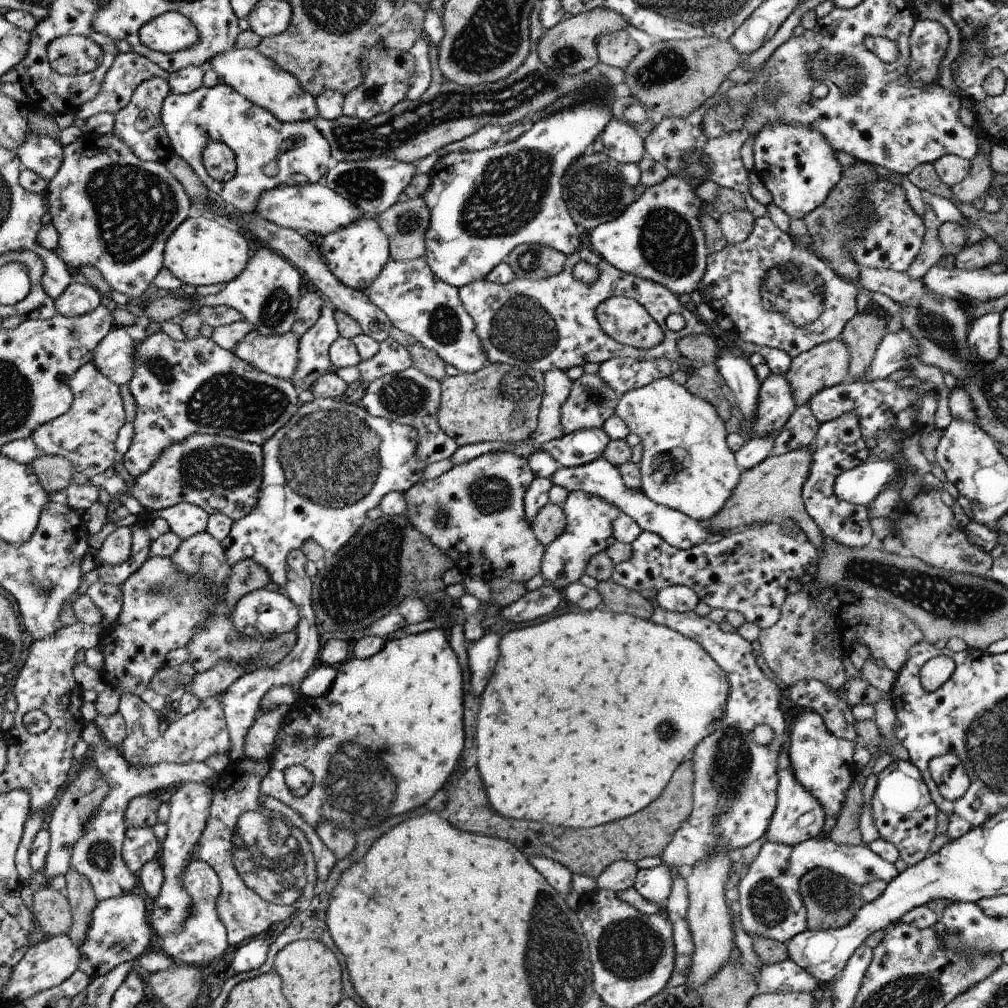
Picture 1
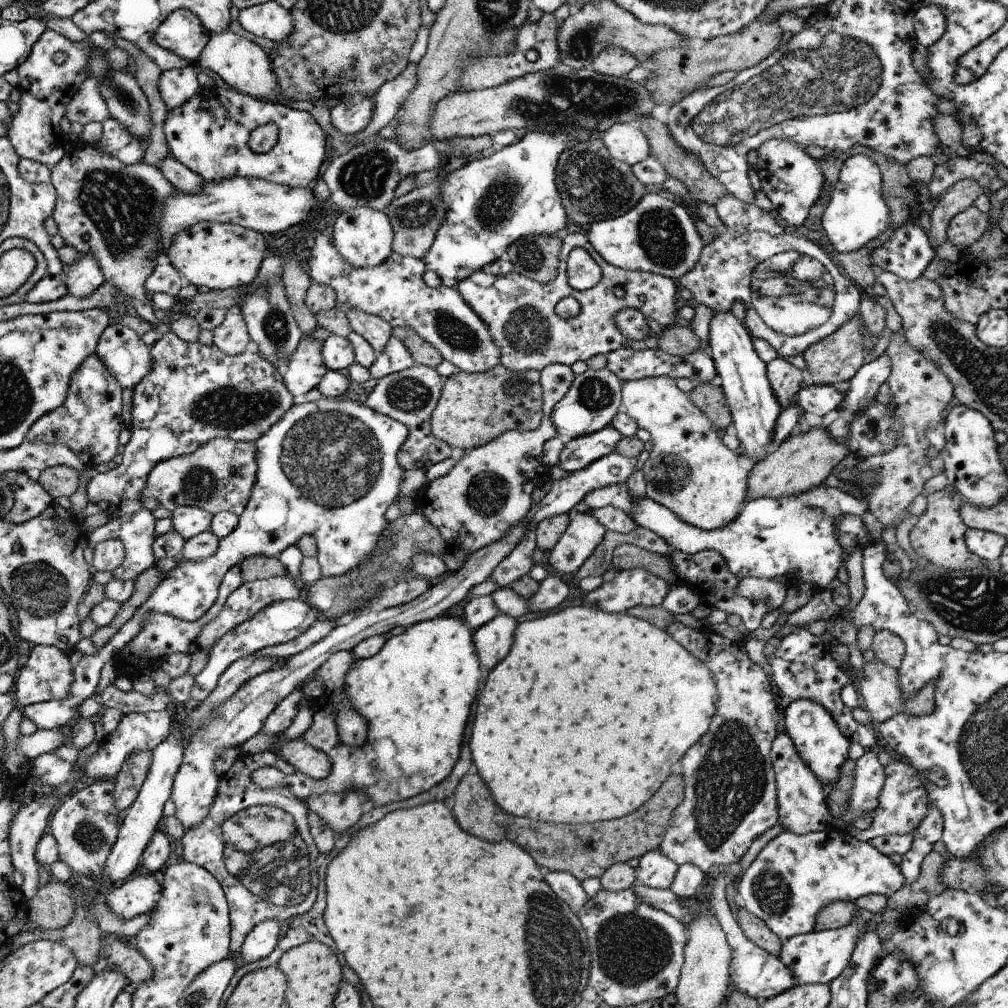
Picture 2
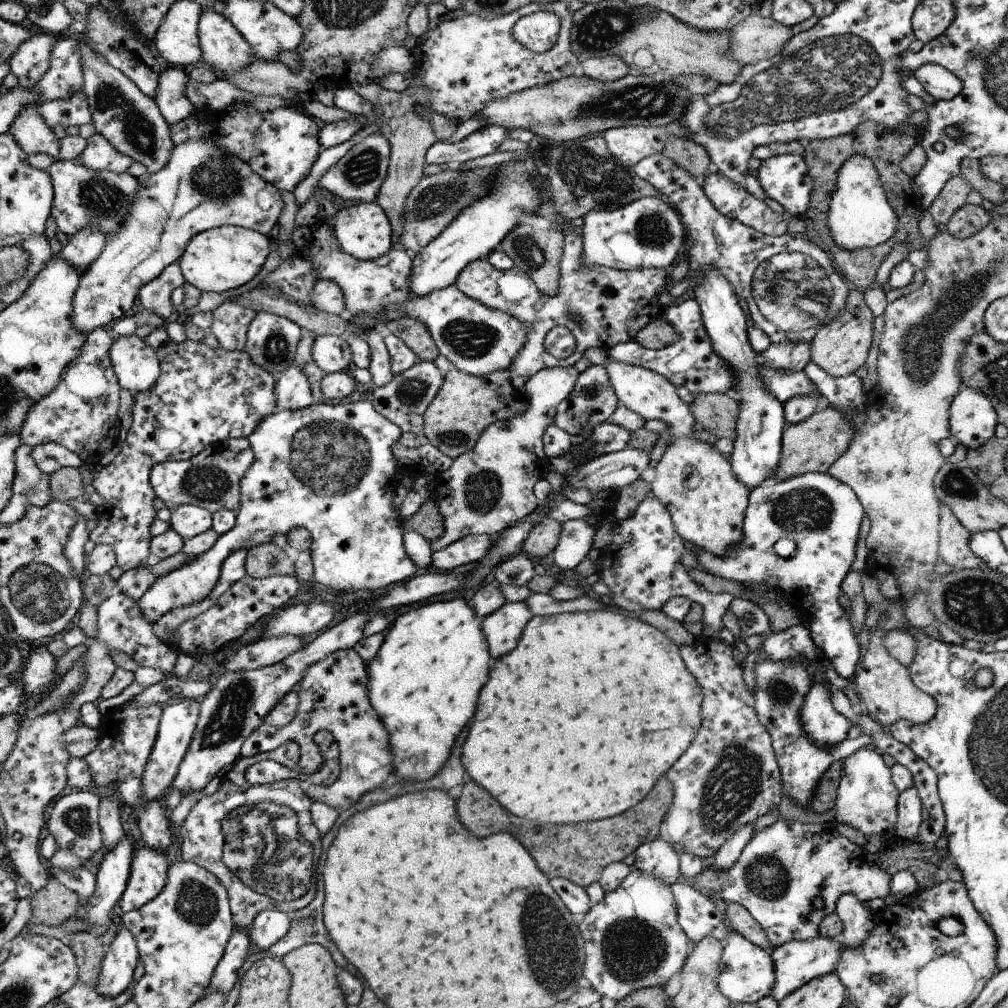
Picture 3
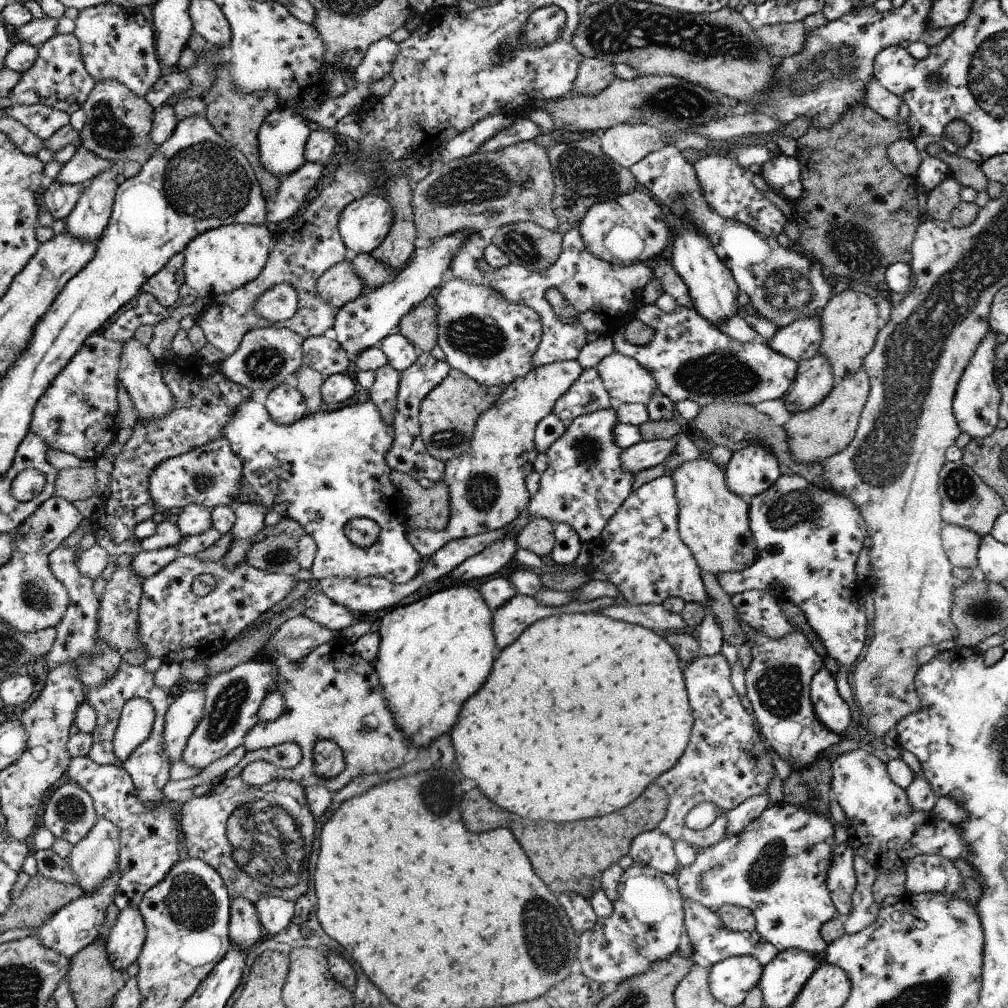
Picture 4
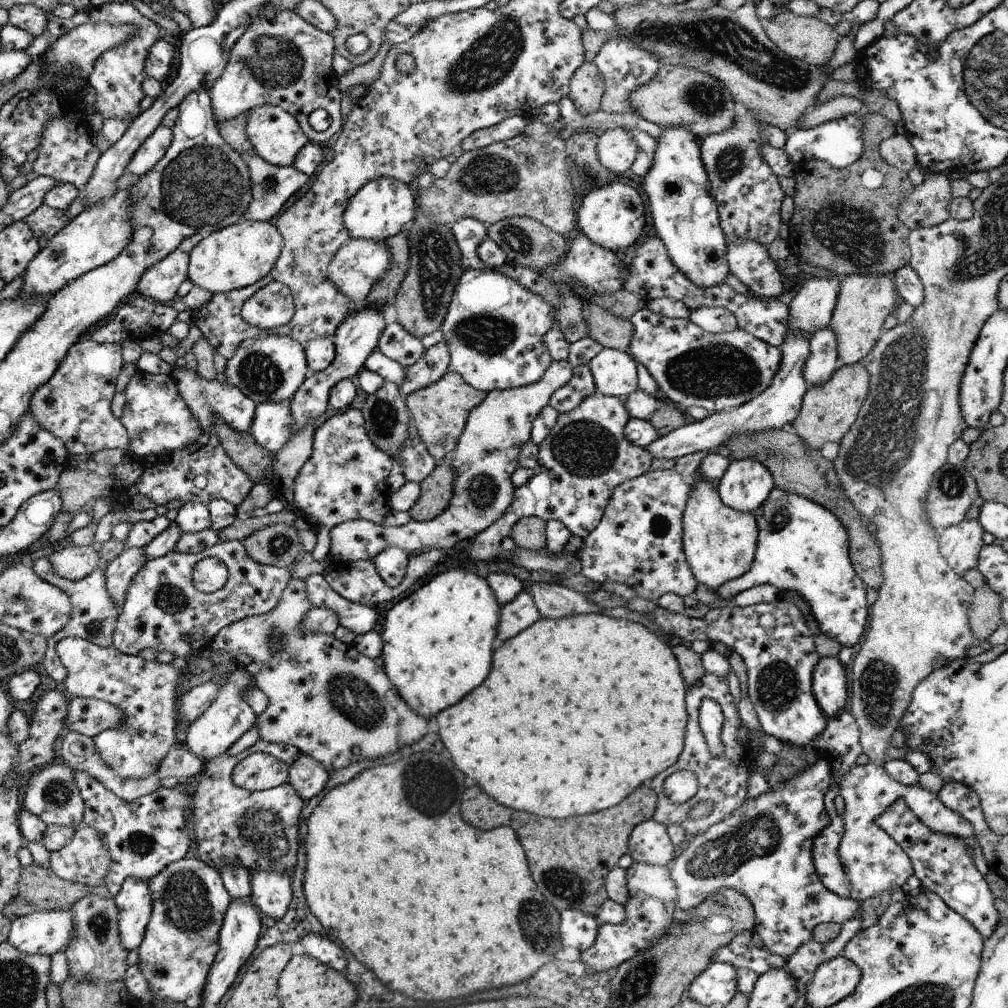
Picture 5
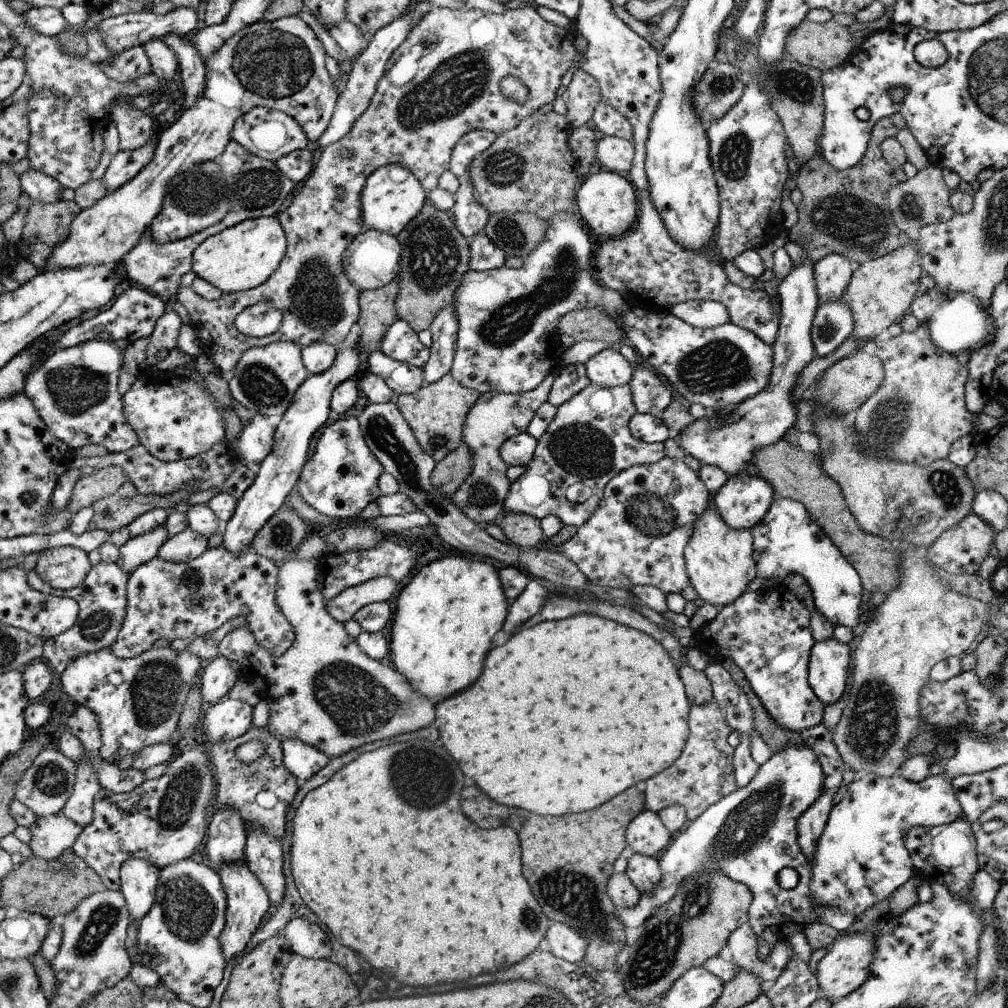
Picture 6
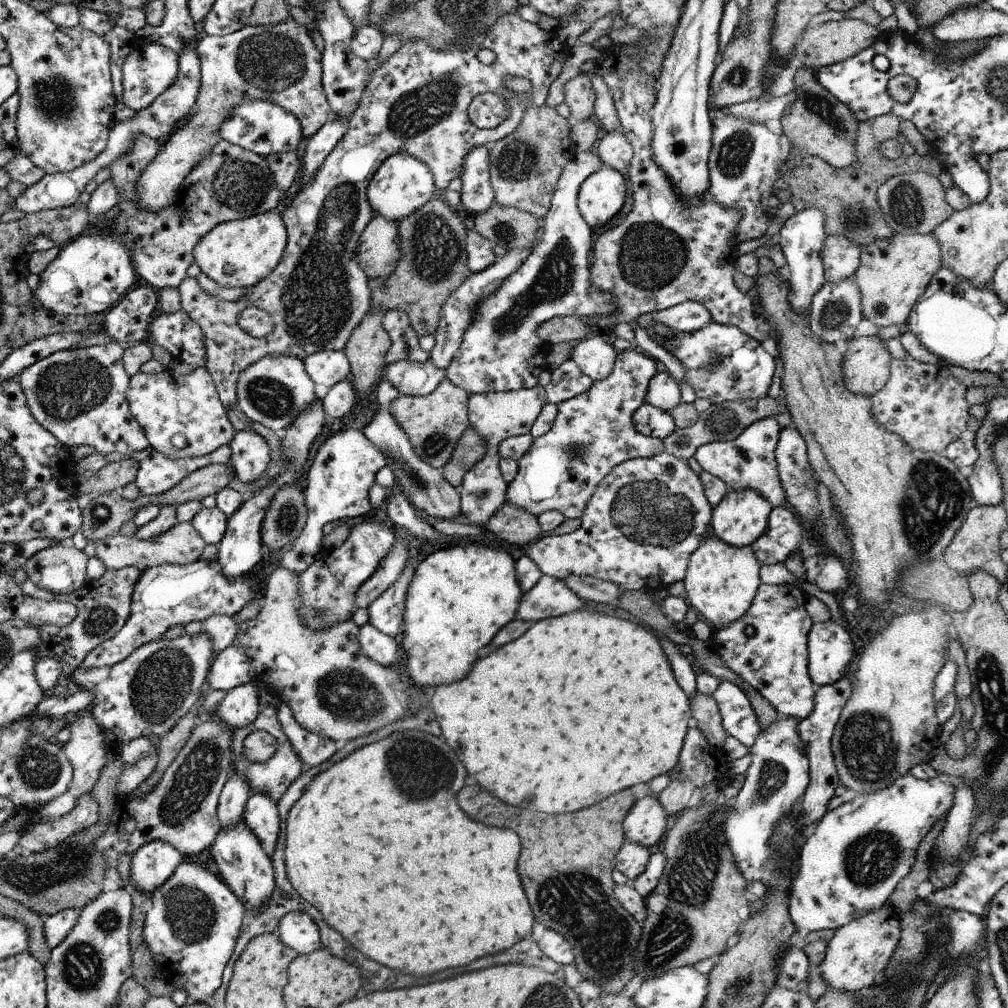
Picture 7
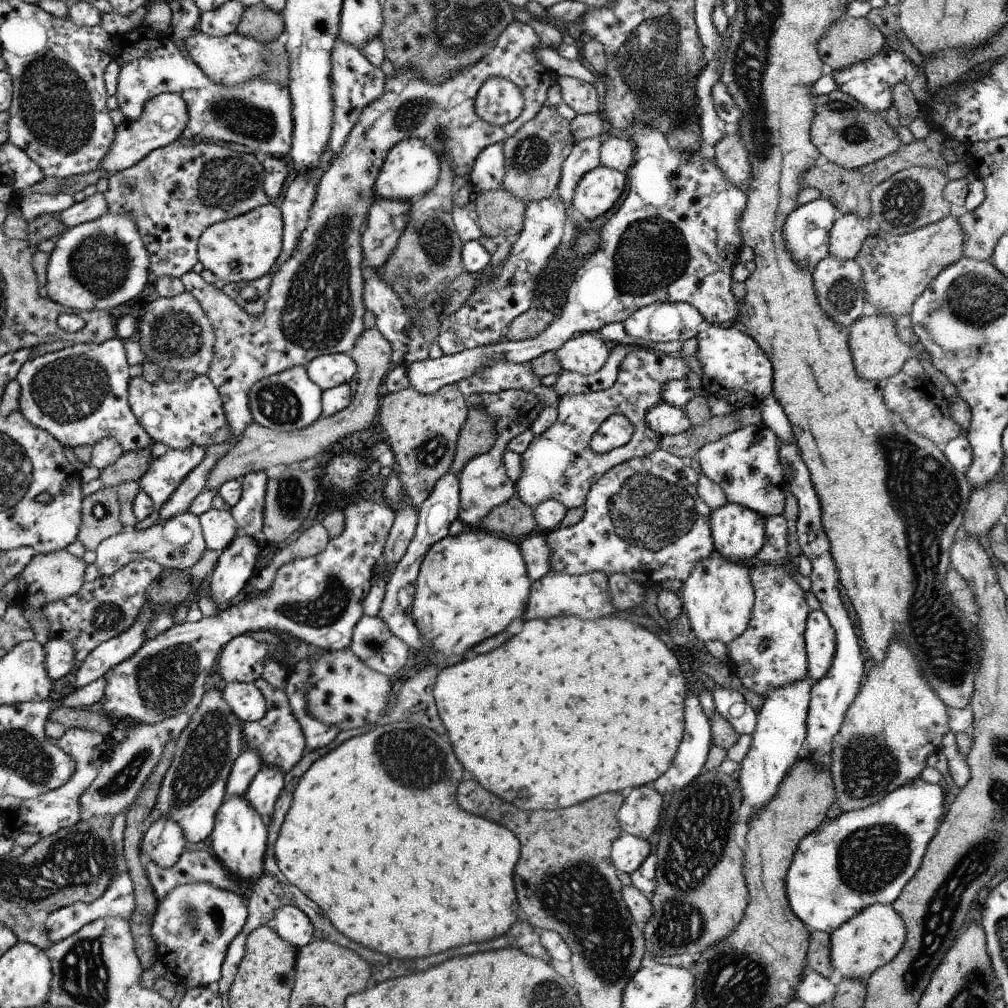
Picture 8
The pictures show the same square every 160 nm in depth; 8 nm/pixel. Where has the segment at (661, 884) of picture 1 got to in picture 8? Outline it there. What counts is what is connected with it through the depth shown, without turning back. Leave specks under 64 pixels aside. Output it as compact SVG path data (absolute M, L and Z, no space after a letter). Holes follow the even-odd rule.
M640 786L632 790L628 796L628 802L624 802L624 810L620 810L620 826L624 826L622 833L627 833L639 838L648 839L650 835L658 828L660 816L662 816L663 805L666 800L650 786Z

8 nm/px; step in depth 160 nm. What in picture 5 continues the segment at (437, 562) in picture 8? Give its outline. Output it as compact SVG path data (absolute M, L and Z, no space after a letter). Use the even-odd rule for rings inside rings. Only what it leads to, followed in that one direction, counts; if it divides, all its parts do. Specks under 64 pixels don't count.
M467 568L440 572L428 580L390 608L385 614L380 634L383 635L384 667L388 679L412 710L430 719L463 701L490 677L496 628L499 628L496 624L499 624L502 612L491 584Z

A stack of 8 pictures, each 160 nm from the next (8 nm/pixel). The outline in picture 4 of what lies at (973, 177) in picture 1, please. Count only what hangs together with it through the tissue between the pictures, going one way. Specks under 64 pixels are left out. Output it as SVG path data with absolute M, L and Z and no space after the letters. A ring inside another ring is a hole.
M947 175L940 186L934 187L926 194L926 215L936 221L948 221L952 210L962 202L960 196L962 187L954 177Z

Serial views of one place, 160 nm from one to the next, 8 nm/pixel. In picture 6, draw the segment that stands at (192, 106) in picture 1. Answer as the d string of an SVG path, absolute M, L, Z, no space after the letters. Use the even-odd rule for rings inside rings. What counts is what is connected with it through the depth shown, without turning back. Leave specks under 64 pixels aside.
M256 107L249 110L235 122L231 138L240 143L247 151L269 161L278 161L295 150L302 150L312 146L306 131L300 122L292 115L268 107Z

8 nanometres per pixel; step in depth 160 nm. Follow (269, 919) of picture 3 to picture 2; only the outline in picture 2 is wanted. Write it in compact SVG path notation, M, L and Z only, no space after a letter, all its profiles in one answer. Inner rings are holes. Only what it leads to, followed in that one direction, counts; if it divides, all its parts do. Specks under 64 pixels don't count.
M276 920L264 921L251 930L240 949L242 960L246 964L265 959L275 949L281 939L279 925Z

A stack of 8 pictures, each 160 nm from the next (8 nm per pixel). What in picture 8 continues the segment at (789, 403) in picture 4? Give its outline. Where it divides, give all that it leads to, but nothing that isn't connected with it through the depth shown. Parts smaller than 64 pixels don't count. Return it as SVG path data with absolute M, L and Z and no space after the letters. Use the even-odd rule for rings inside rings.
M828 256L820 260L812 271L816 299L820 308L832 322L846 327L862 317L865 303L864 280L862 280L862 270L855 259L838 260L834 256Z

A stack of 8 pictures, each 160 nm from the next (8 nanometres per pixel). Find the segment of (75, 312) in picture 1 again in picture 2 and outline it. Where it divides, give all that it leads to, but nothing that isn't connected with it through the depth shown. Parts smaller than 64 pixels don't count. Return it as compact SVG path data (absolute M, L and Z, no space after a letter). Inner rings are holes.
M81 255L79 260L70 265L64 274L67 291L76 298L90 296L99 286L105 283L99 262L93 255Z

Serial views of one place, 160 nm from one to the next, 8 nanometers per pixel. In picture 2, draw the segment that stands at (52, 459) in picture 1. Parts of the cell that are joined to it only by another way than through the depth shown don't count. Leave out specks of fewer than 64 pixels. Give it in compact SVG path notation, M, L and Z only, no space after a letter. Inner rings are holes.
M56 465L44 469L39 476L39 483L51 497L70 496L76 492L77 487L83 482L79 471L66 465Z

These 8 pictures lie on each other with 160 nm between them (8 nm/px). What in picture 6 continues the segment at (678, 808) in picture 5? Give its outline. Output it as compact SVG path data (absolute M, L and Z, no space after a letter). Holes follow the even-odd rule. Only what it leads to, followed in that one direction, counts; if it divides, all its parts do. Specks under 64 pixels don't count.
M712 699L701 705L692 705L688 724L691 726L691 737L684 745L684 754L680 753L676 762L666 770L650 777L643 793L646 795L646 810L659 812L671 804L681 804L690 823L739 787L735 781L735 748L726 742L731 726L719 702Z

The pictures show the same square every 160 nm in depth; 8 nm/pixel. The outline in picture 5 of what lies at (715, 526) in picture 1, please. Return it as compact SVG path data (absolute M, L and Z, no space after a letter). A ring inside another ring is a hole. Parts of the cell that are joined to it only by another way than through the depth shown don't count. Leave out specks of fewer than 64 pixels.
M861 362L846 364L837 368L828 382L816 384L806 392L798 418L790 428L802 438L805 446L820 449L826 442L841 443L844 434L849 433L852 422L856 421L860 408L867 400L870 390L870 372Z

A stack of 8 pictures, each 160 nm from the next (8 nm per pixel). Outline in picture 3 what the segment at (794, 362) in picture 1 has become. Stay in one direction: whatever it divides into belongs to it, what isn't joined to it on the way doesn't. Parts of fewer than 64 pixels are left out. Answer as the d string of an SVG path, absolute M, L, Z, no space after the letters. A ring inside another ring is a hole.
M861 289L851 290L841 310L838 320L829 322L818 330L816 336L809 342L811 361L817 364L825 373L833 377L845 377L854 374L865 365L873 341L873 316L864 301Z

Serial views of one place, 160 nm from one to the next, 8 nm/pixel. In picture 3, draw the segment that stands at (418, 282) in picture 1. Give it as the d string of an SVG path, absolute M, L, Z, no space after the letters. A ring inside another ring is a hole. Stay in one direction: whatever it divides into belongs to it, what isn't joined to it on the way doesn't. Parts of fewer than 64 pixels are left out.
M319 221L313 226L312 233L312 240L307 247L308 252L311 251L310 258L316 268L318 281L334 281L342 288L345 296L346 316L369 315L373 319L381 317L382 321L395 321L401 317L418 319L424 323L438 344L440 354L444 354L450 360L453 368L477 377L490 376L492 373L510 368L516 356L522 352L528 334L530 334L530 328L514 315L485 307L481 302L465 295L455 284L422 296L415 295L409 282L412 274L412 260L404 248L394 247L383 257L373 261L363 261L343 251L335 237L332 225Z

